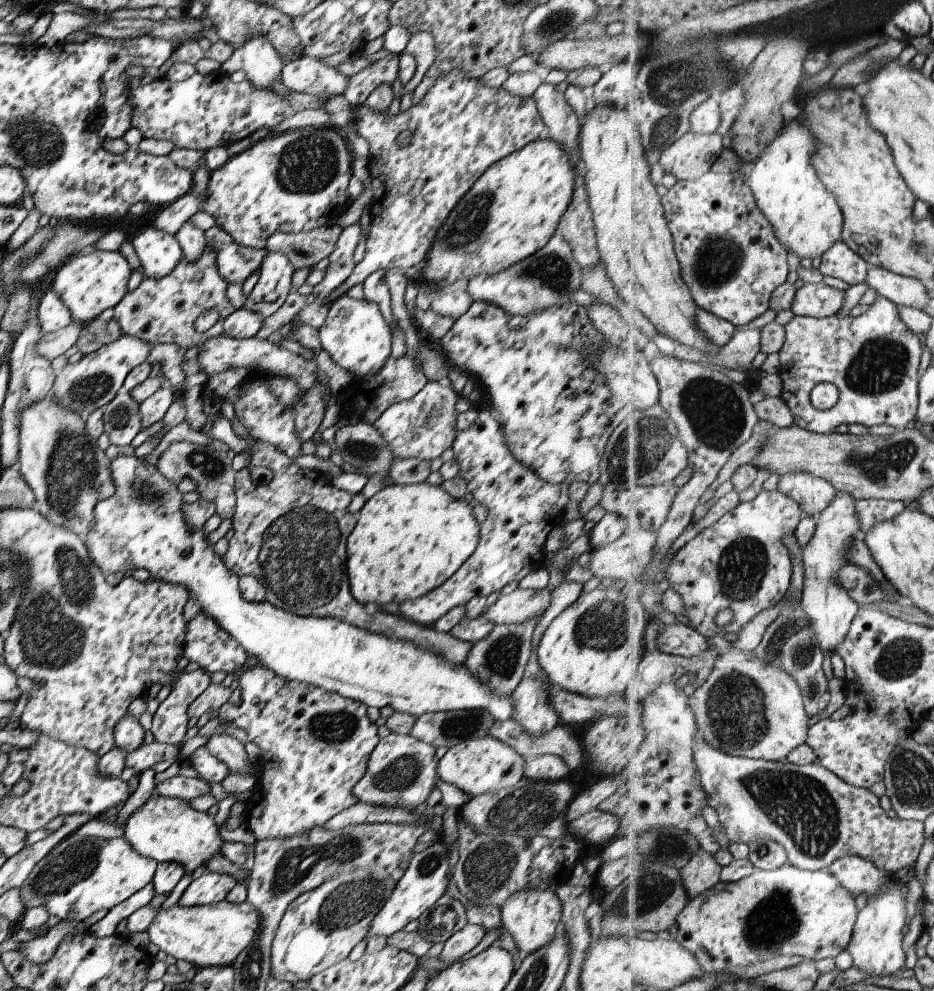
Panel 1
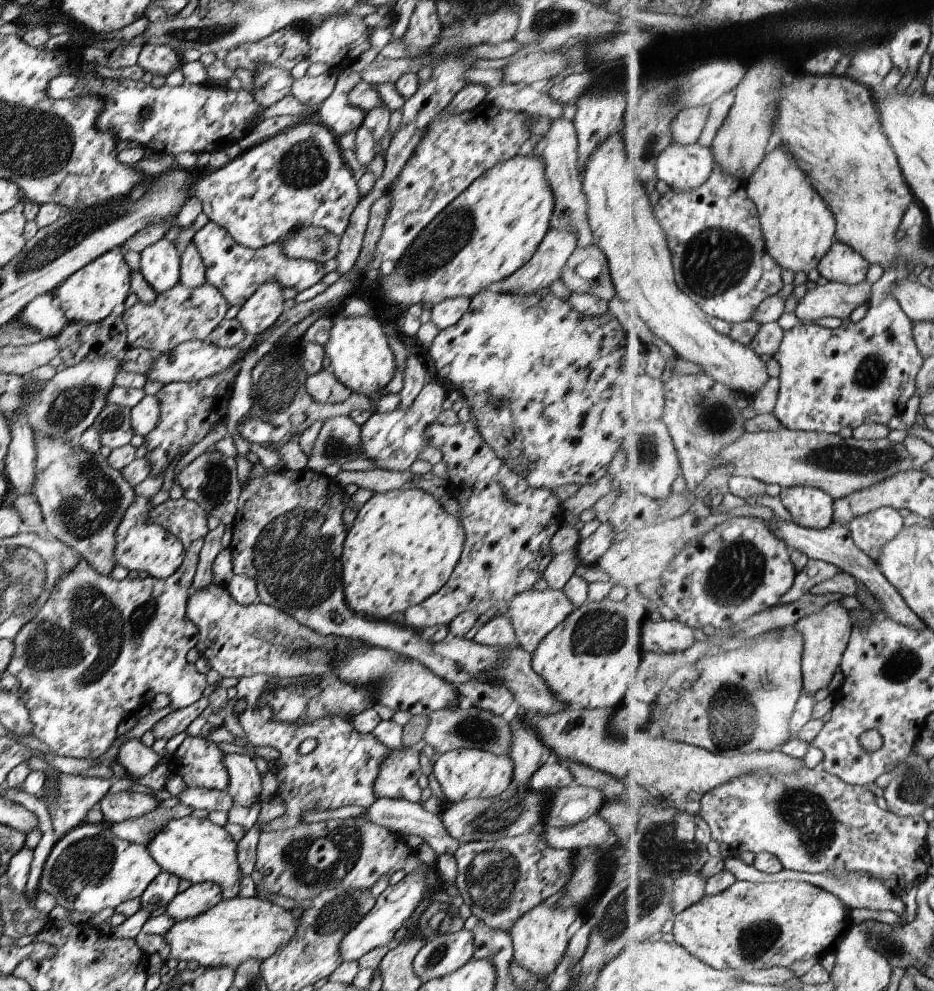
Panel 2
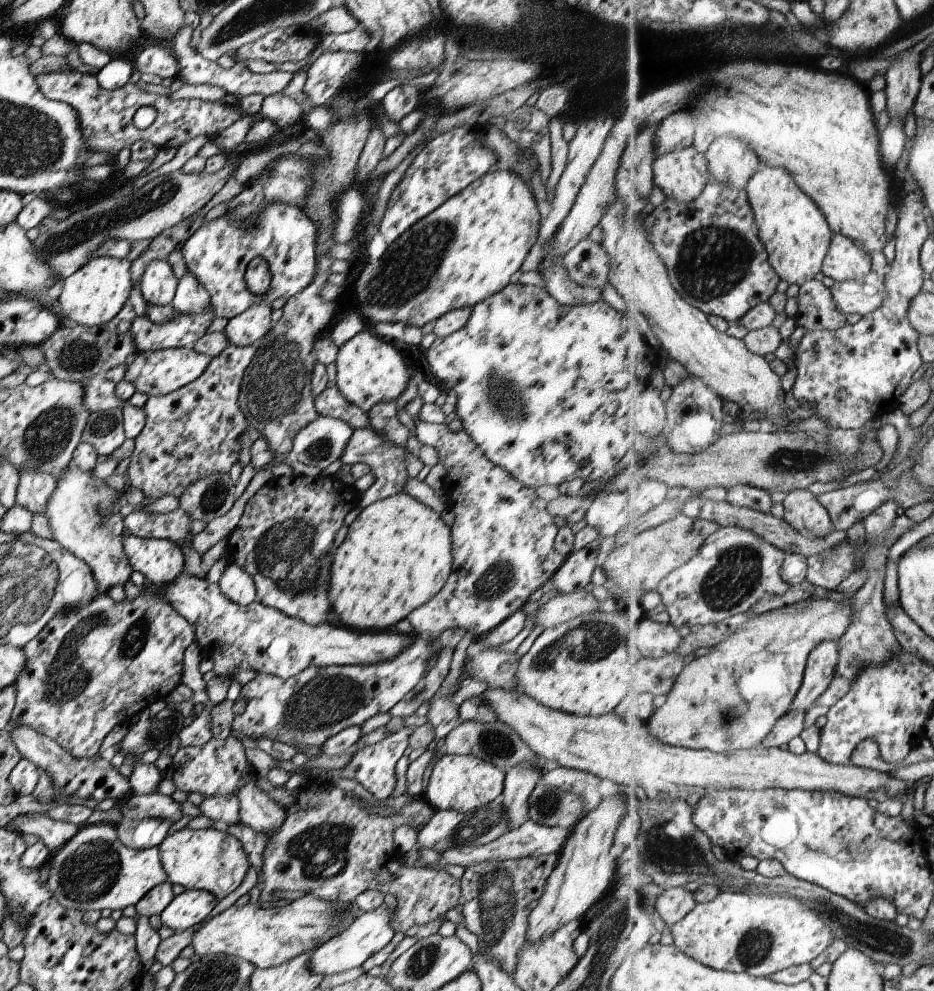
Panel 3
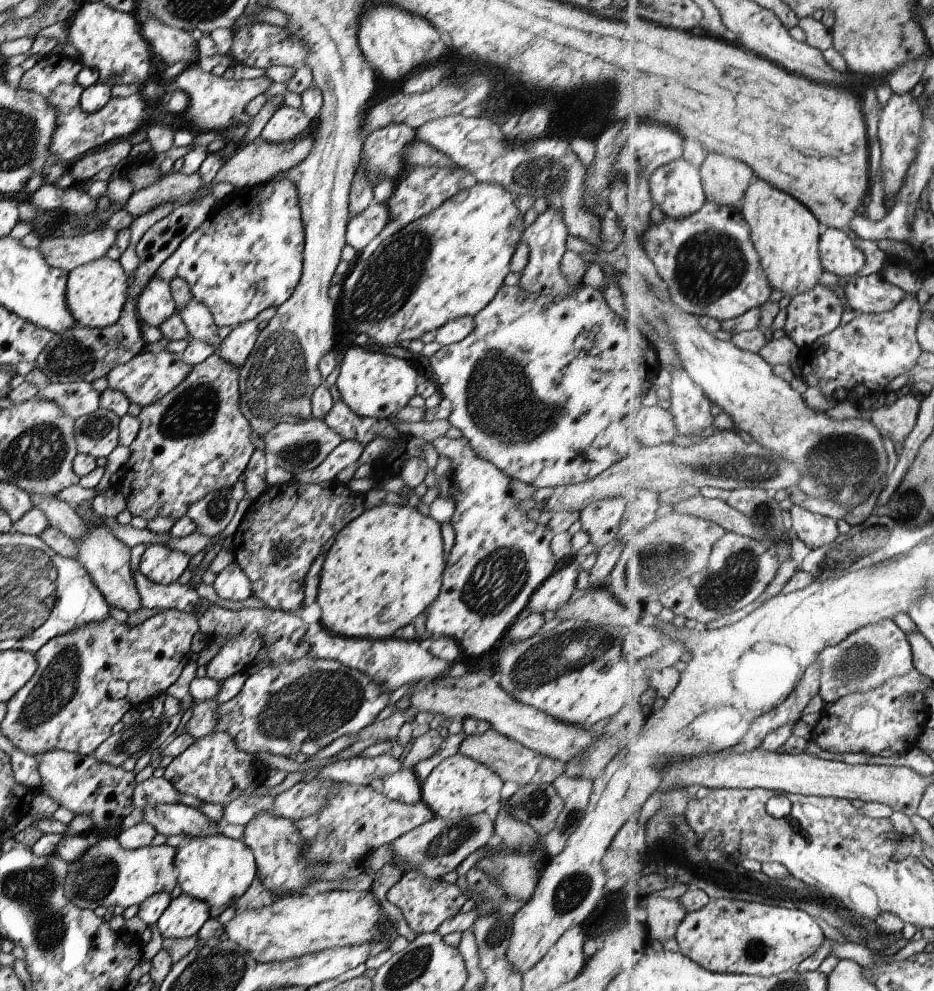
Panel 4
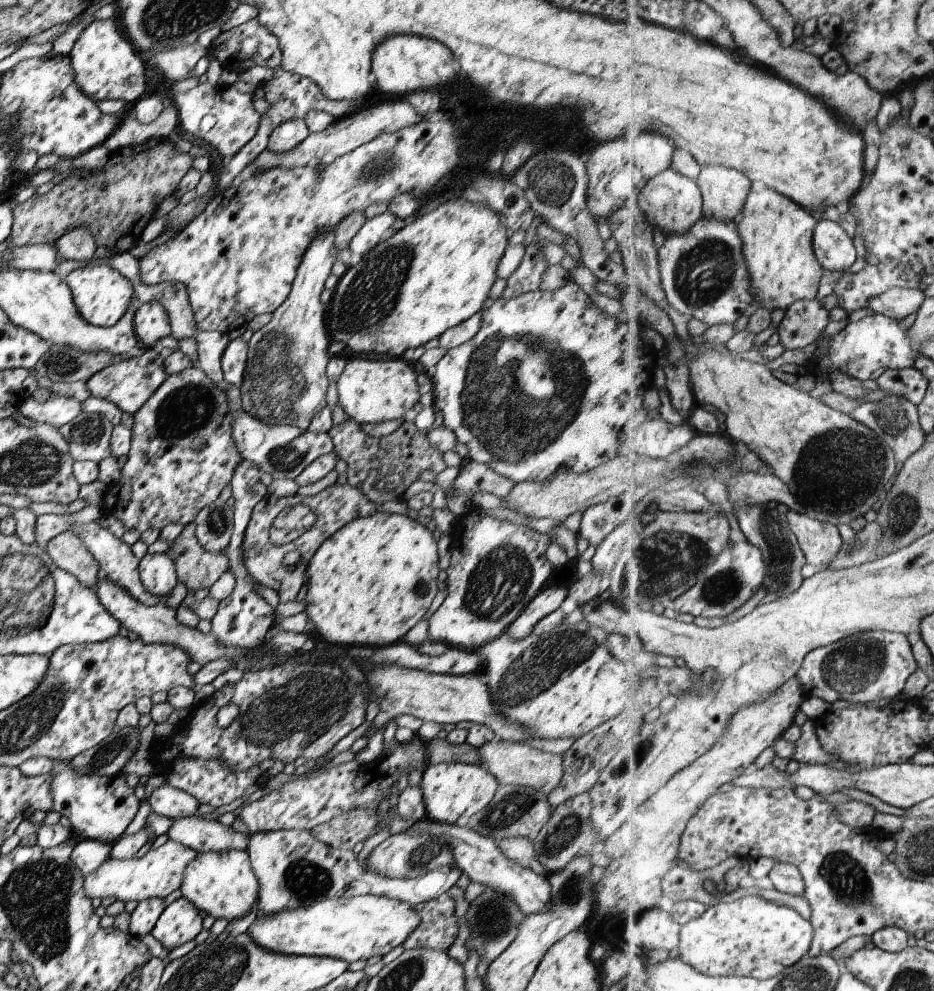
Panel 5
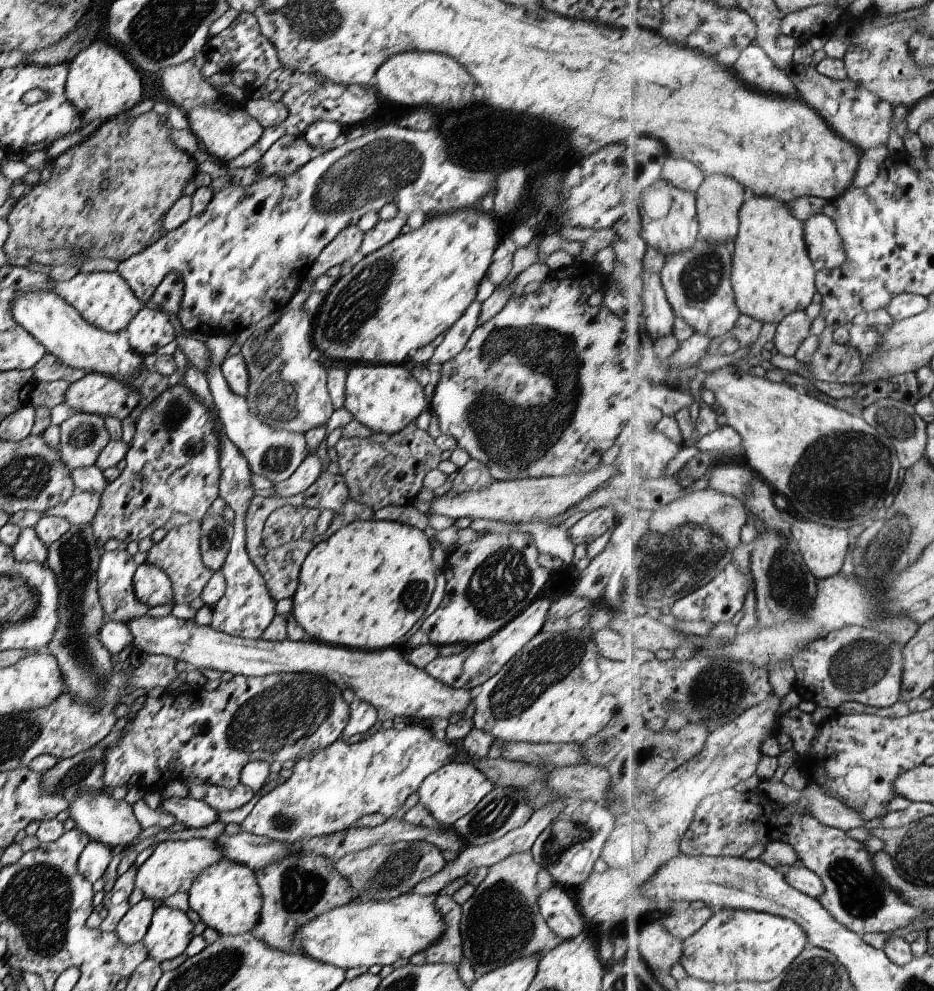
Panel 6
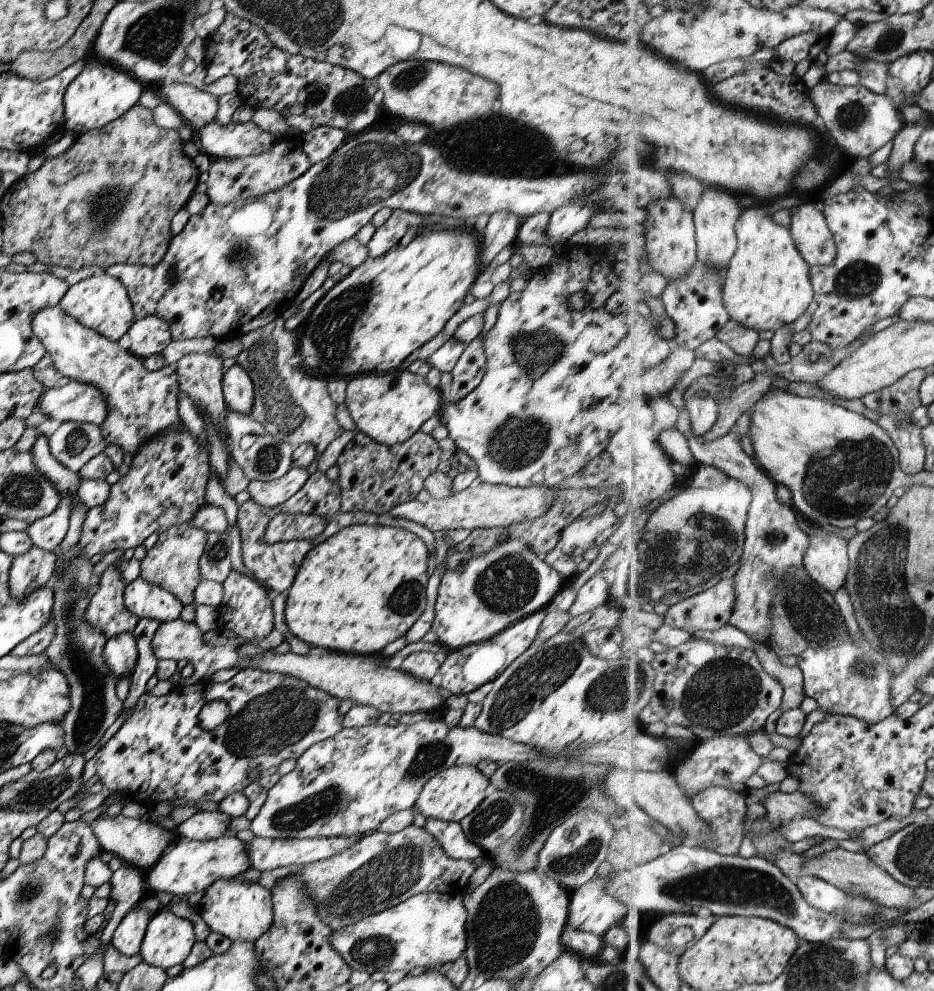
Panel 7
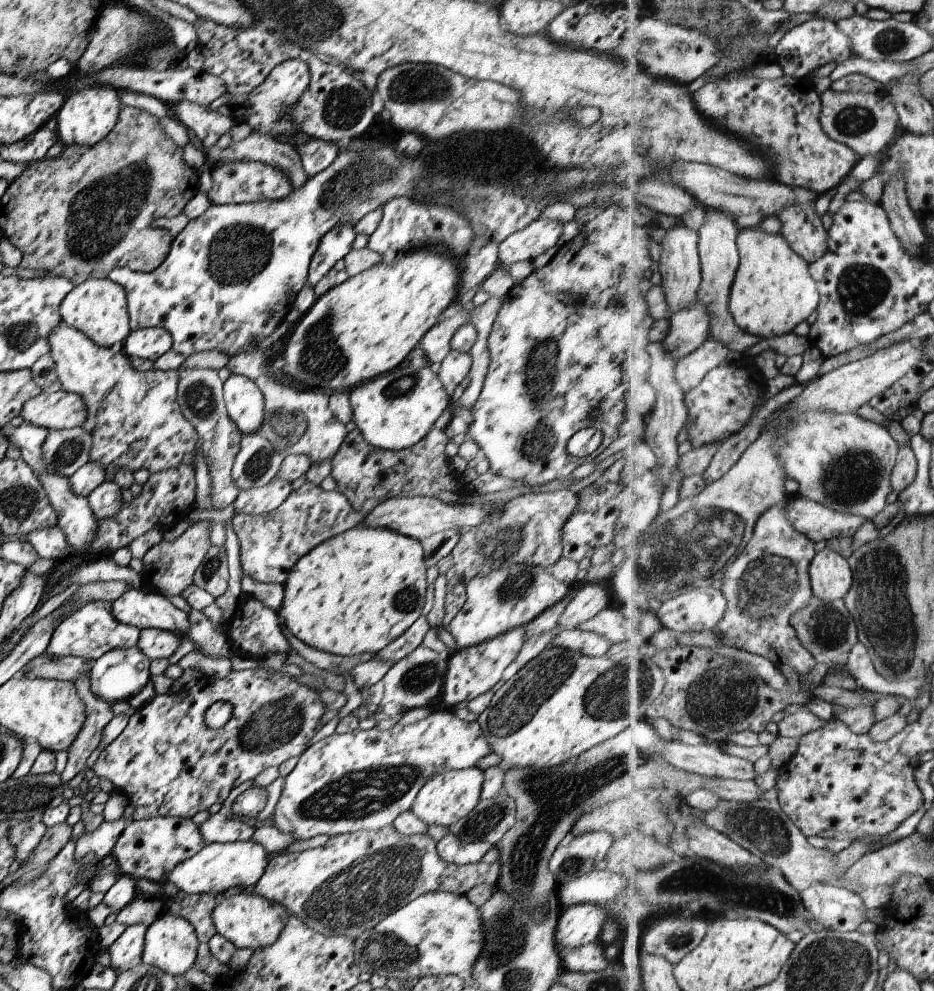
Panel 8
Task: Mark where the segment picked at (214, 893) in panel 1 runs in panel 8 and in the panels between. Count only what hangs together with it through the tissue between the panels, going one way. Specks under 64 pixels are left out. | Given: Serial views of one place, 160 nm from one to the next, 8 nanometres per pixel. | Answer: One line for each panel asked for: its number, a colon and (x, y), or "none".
2: (197, 898)
3: (189, 907)
4: (183, 917)
5: (180, 921)
6: (169, 931)
7: (168, 938)
8: (170, 941)

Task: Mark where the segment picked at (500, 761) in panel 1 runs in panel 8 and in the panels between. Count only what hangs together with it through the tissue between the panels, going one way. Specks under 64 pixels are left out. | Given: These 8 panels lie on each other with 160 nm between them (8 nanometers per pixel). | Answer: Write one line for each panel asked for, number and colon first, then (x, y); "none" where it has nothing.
2: (467, 773)
3: (460, 783)
4: (458, 786)
5: (452, 792)
6: (449, 793)
7: (450, 795)
8: (443, 799)

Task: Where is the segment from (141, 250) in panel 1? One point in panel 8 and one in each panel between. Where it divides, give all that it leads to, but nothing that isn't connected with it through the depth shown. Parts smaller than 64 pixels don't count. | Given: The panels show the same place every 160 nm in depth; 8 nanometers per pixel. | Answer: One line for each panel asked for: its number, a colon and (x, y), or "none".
2: (158, 263)
3: (157, 284)
4: (154, 304)
5: (150, 322)
6: (148, 330)
7: (148, 336)
8: (148, 344)

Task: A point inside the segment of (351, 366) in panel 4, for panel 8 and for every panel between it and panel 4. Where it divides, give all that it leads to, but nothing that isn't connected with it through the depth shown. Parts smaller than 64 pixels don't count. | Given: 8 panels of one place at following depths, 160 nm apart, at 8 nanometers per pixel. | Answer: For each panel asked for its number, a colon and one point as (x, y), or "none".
5: (369, 391)
6: (384, 398)
7: (389, 407)
8: (393, 411)

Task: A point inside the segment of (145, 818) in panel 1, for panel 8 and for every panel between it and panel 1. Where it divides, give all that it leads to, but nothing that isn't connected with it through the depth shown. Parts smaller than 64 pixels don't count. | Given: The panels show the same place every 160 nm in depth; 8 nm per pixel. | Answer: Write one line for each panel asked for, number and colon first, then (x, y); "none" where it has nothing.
2: (196, 850)
3: (208, 860)
4: (217, 870)
5: (221, 884)
6: (225, 896)
7: (240, 911)
8: (246, 920)

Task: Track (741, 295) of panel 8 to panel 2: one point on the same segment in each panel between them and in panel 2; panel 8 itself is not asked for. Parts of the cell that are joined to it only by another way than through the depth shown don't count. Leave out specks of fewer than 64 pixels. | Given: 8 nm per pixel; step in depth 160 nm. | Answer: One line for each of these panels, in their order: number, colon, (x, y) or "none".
2: (799, 227)
3: (795, 231)
4: (787, 234)
5: (777, 235)
6: (773, 276)
7: (768, 285)

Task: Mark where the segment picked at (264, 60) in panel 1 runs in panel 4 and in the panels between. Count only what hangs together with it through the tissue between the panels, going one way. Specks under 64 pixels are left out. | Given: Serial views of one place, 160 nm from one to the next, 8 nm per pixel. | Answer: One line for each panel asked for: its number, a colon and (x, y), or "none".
2: (270, 84)
3: (281, 110)
4: (285, 123)

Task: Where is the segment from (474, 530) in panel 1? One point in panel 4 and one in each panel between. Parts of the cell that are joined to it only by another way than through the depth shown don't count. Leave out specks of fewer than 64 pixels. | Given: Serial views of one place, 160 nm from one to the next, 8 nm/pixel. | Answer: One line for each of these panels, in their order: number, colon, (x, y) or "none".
2: (401, 547)
3: (396, 554)
4: (384, 567)

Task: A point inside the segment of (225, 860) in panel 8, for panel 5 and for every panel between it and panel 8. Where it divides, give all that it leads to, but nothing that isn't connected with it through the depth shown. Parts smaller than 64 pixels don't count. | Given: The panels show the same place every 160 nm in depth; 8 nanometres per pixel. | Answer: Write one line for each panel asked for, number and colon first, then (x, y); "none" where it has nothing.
5: (160, 871)
6: (171, 867)
7: (189, 866)

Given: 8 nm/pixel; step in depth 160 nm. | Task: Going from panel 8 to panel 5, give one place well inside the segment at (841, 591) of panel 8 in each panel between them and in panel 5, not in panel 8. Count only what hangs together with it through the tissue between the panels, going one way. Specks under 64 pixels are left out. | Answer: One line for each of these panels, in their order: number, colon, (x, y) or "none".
5: (820, 541)
6: (824, 548)
7: (827, 560)

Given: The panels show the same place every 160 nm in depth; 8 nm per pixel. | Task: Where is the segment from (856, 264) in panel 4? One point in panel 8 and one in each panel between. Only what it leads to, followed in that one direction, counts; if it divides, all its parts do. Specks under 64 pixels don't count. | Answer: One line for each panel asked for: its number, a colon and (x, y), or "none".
5: (834, 248)
6: (825, 244)
7: (812, 232)
8: (804, 230)

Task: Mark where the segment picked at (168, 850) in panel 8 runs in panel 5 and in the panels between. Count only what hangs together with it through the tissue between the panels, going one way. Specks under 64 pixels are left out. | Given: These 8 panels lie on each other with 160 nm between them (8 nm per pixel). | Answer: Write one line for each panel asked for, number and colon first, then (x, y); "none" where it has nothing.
5: (98, 807)
6: (110, 822)
7: (139, 843)

